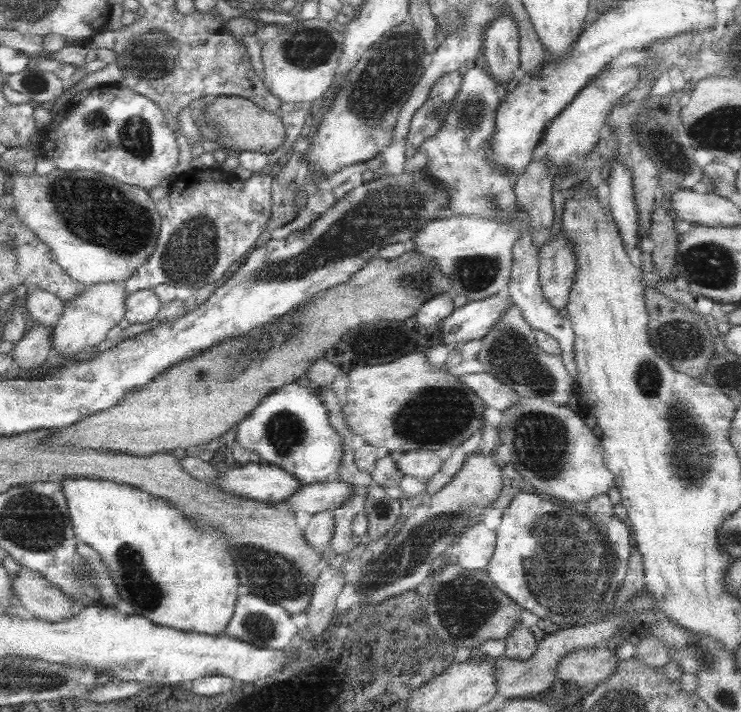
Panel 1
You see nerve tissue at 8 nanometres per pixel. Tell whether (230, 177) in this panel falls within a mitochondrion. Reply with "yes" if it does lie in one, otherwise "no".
no

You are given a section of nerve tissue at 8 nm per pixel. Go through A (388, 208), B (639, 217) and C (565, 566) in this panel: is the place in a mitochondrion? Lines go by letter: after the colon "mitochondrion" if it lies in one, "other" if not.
A: mitochondrion
B: other
C: mitochondrion

